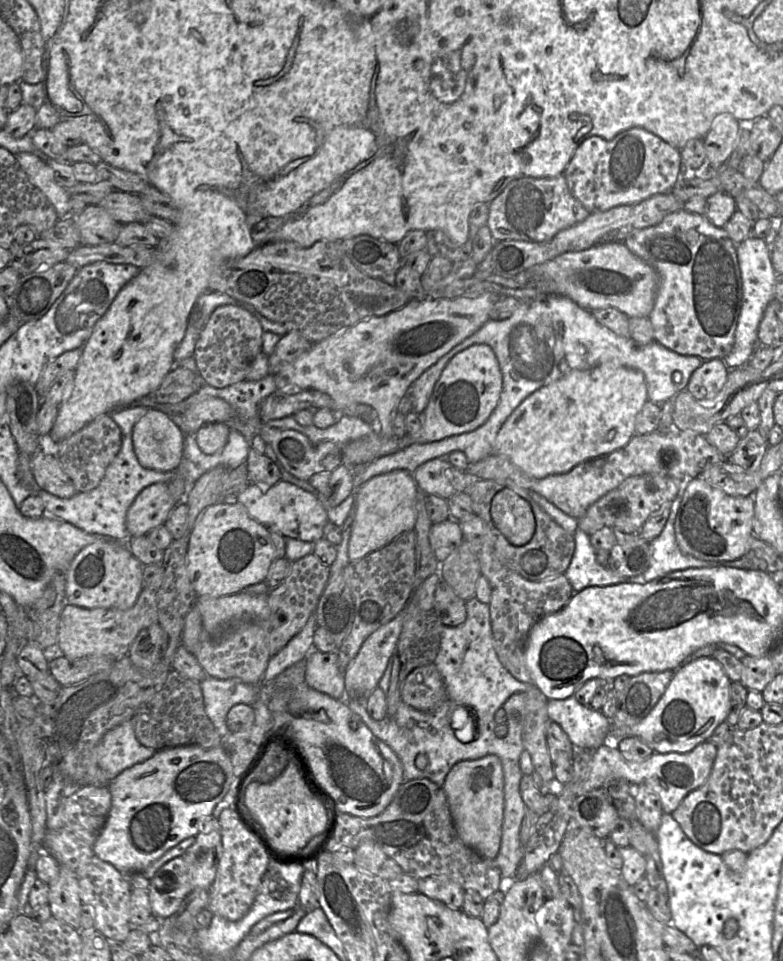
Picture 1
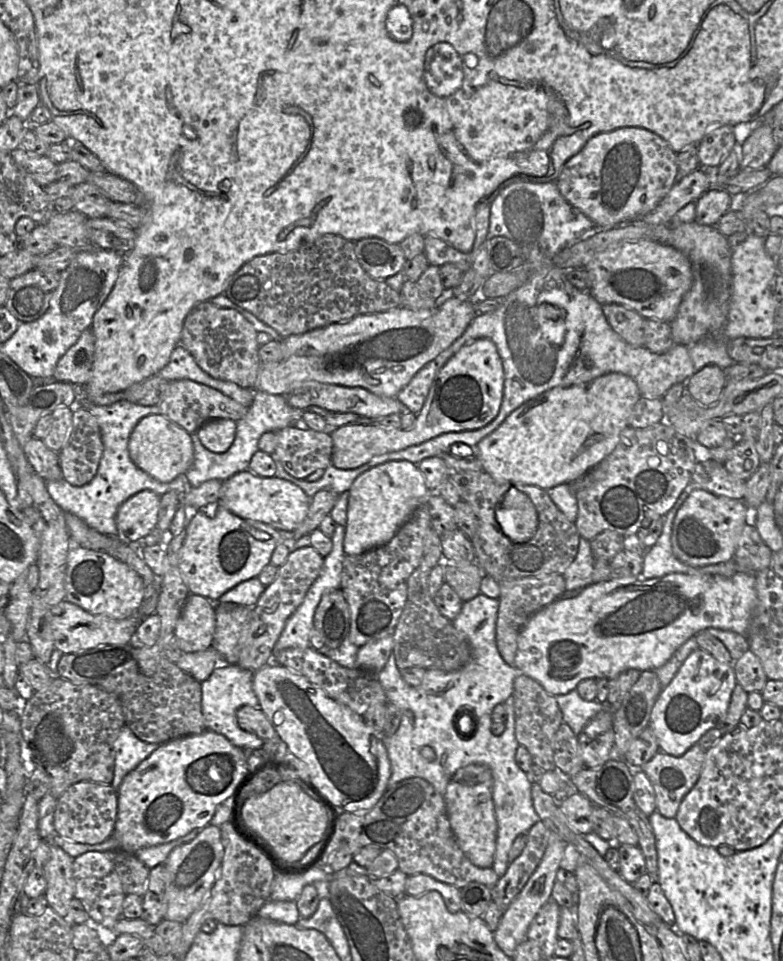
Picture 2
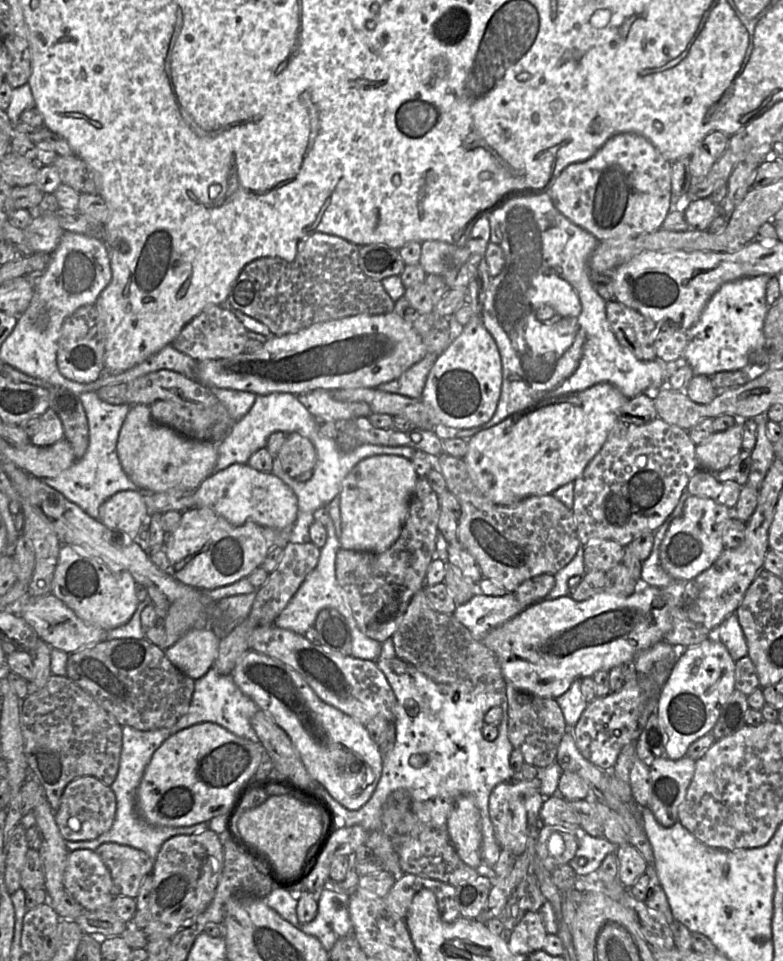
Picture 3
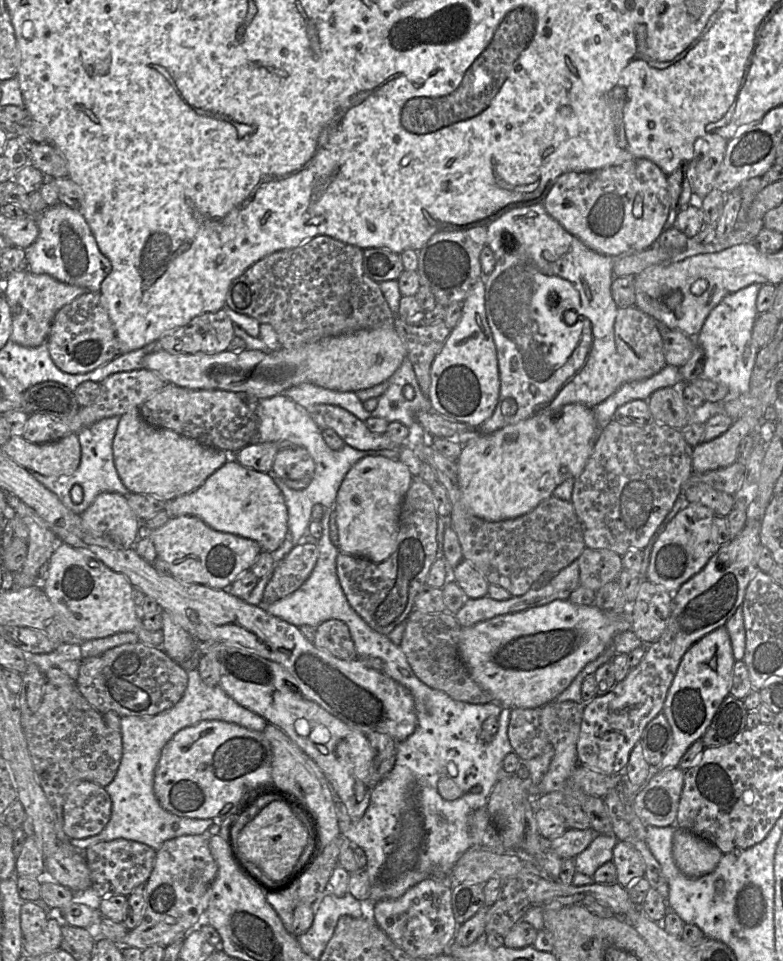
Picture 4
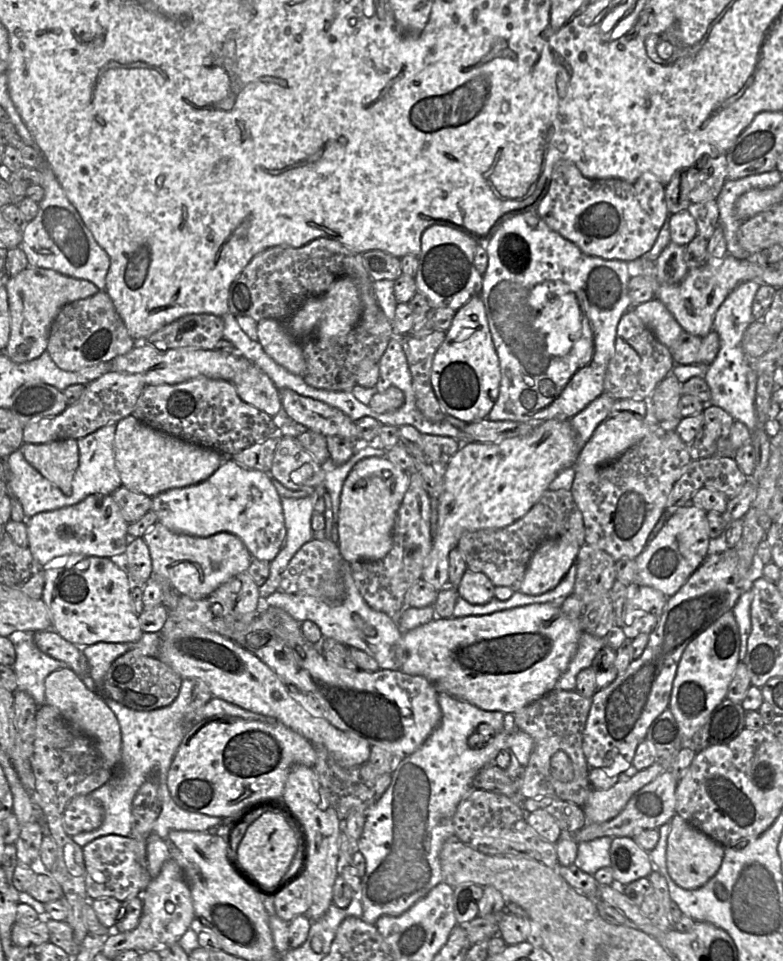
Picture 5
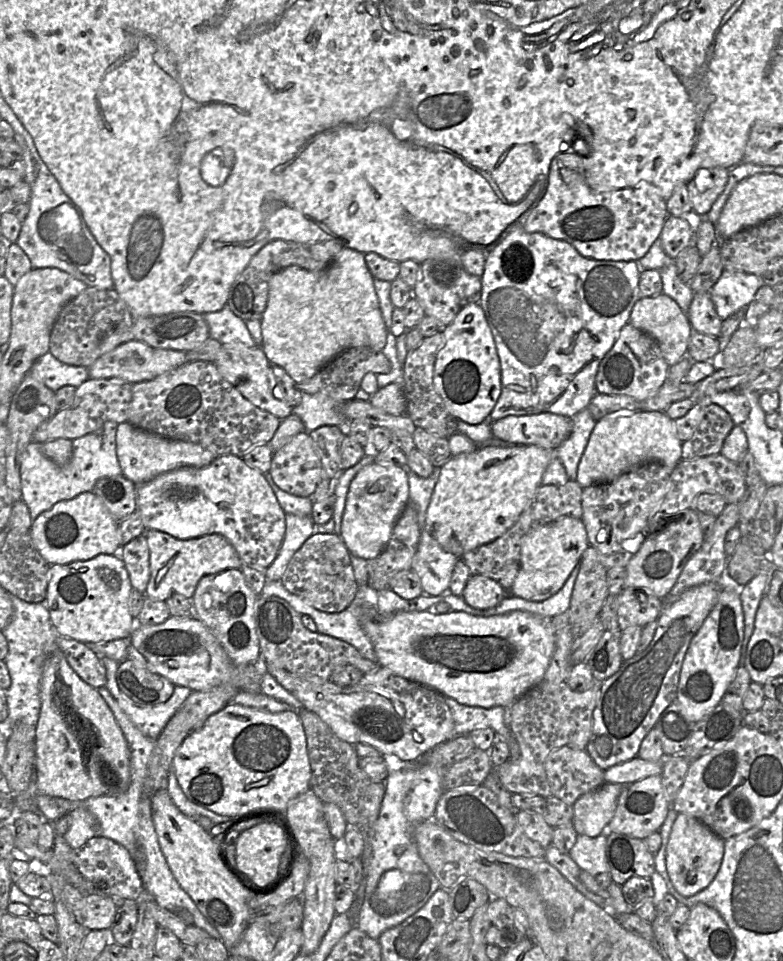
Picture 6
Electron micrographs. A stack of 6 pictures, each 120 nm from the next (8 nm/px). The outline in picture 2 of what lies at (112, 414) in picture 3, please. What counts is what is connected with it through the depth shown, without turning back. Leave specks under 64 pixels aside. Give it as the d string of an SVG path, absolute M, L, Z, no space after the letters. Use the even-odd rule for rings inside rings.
M80 395L77 405L85 407L97 420L103 443L103 454L93 479L83 486L73 486L65 479L47 481L45 487L52 500L62 509L83 520L89 527L109 536L118 535L115 516L119 506L128 498L142 490L150 490L160 497L169 491L183 494L188 488L183 476L163 483L139 469L128 452L130 434L137 423L149 414L160 414L158 405L143 406L120 400L108 406L90 403L85 395Z

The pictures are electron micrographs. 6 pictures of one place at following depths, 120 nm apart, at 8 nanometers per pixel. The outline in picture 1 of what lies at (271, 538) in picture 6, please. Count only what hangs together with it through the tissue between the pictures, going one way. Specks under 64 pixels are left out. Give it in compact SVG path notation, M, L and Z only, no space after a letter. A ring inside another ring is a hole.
M280 480L273 486L250 483L237 497L248 514L265 526L275 526L284 537L315 543L324 538L323 528L328 522L327 510L317 494L310 493L290 482Z

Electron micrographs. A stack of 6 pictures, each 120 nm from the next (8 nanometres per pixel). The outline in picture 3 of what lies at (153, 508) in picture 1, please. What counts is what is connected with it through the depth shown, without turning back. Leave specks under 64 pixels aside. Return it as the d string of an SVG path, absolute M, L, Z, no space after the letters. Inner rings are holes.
M124 490L101 504L98 521L112 531L126 533L134 540L148 518L143 496L137 491Z

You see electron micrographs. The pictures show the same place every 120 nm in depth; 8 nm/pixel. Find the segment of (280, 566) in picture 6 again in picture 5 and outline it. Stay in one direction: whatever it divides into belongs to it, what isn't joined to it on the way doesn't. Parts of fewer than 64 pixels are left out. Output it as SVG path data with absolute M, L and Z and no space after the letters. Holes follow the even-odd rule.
M313 496L305 498L281 498L286 537L277 556L270 562L269 576L259 587L260 606L279 586L281 575L295 553L313 539L311 528Z

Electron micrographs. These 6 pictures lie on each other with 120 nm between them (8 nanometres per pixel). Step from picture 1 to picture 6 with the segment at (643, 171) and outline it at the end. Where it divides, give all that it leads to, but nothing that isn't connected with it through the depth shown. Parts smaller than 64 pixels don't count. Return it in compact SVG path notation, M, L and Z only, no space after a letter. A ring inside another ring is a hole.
M577 153L558 154L550 165L546 192L539 203L524 219L521 226L528 233L542 233L548 237L564 240L581 255L596 260L639 261L659 238L668 217L666 200L651 184L622 188L607 192L593 191L586 181L583 159Z

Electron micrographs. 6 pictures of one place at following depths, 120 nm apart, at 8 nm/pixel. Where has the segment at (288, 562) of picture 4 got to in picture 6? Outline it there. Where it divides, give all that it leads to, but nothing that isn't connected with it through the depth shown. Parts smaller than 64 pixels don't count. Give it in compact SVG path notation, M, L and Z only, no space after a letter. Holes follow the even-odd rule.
M314 533L310 536L291 558L280 581L288 592L326 613L345 610L358 590L351 555L341 537L334 533Z

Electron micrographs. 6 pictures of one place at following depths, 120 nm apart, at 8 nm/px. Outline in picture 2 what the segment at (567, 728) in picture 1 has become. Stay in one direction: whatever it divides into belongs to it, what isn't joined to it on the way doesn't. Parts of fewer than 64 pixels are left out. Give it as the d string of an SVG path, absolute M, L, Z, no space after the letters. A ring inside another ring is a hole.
M576 688L567 694L557 695L555 698L564 723L571 728L576 736L595 715L610 707L608 704L596 700L582 699Z

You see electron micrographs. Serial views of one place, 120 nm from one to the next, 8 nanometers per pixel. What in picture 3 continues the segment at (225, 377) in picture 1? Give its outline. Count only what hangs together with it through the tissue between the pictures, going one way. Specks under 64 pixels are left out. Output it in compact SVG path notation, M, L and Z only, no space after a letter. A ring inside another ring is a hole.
M212 305L190 321L171 345L197 361L227 359L243 353L249 339L247 332L247 328L233 313L219 305Z

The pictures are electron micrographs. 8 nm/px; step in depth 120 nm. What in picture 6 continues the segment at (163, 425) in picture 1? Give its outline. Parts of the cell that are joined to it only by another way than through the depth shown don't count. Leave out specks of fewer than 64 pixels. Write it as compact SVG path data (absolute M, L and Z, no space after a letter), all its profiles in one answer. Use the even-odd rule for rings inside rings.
M128 421L117 426L116 455L121 467L121 474L136 486L181 467L205 467L215 459L213 453L198 444L164 438L142 430Z

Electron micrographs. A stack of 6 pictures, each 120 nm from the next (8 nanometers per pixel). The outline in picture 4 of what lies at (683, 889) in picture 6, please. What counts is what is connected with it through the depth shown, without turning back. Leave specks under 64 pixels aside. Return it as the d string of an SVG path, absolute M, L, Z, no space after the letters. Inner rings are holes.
M679 827L673 835L672 852L678 869L689 878L711 873L723 856L713 844Z

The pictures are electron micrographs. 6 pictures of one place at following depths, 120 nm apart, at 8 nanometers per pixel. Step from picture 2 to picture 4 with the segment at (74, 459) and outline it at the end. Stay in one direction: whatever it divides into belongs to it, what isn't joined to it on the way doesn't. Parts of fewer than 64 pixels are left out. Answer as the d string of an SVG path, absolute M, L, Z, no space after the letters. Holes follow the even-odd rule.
M46 381L36 384L23 393L20 409L26 414L47 414L61 420L73 418L80 406L74 391L61 383Z

